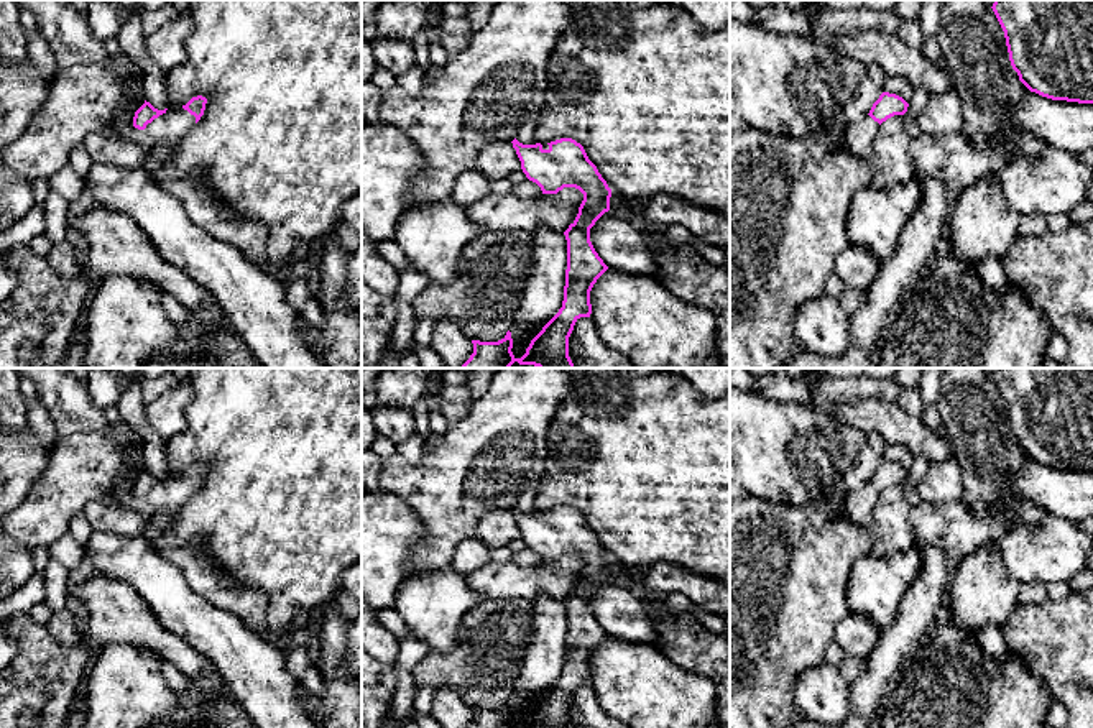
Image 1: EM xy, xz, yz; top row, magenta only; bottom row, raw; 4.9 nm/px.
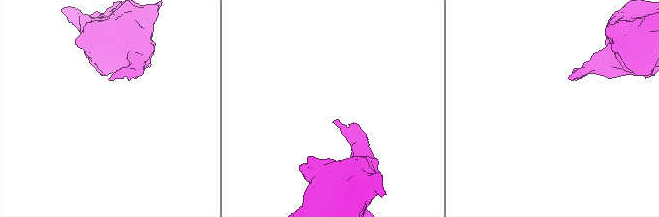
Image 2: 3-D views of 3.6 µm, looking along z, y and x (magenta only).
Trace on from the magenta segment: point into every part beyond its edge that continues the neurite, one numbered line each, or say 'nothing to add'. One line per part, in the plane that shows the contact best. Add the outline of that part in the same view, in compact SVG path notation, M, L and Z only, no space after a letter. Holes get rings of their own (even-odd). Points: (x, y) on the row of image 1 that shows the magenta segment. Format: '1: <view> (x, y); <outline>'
1: xy (166, 132); M168 107L168 110L146 125L156 154L164 156L173 151L189 130L196 125L196 117L182 107Z

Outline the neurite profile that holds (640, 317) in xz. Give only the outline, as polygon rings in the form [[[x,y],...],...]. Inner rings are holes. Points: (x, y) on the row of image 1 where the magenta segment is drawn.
[[[608,268],[590,291],[590,304],[600,339],[625,355],[633,368],[718,368],[713,314],[699,302],[679,297],[656,276]]]

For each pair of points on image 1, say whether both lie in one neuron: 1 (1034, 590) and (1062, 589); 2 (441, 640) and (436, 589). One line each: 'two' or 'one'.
1: one
2: one

